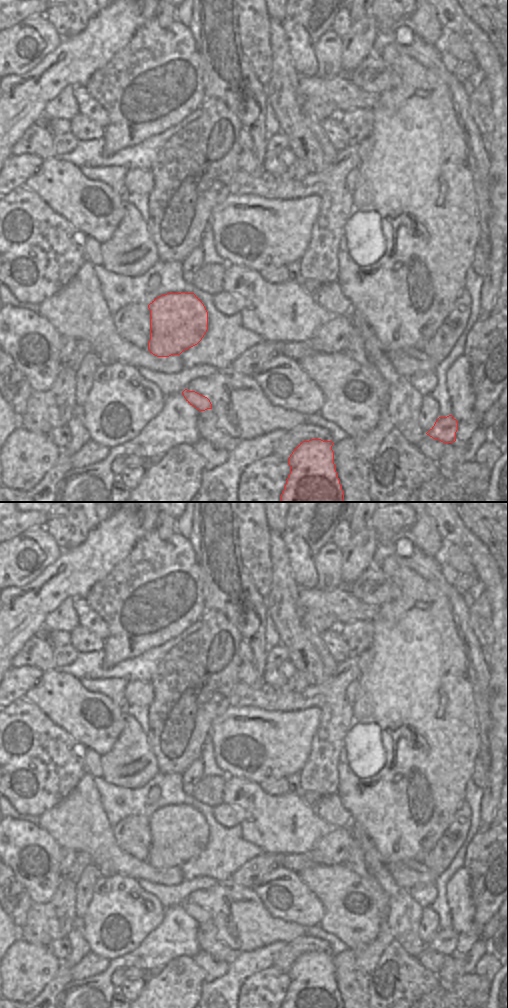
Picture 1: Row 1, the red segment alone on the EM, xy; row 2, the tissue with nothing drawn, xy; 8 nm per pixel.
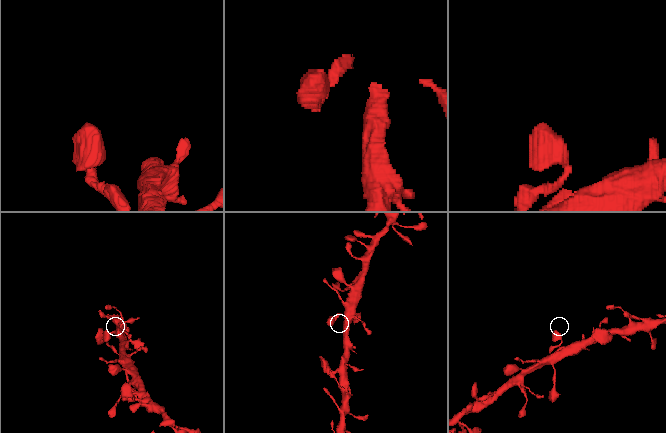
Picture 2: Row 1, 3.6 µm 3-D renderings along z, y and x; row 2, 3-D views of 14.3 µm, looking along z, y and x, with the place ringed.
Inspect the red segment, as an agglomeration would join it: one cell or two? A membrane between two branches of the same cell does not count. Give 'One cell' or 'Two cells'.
One cell

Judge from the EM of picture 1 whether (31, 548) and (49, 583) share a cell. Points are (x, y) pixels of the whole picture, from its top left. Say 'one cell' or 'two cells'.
two cells

